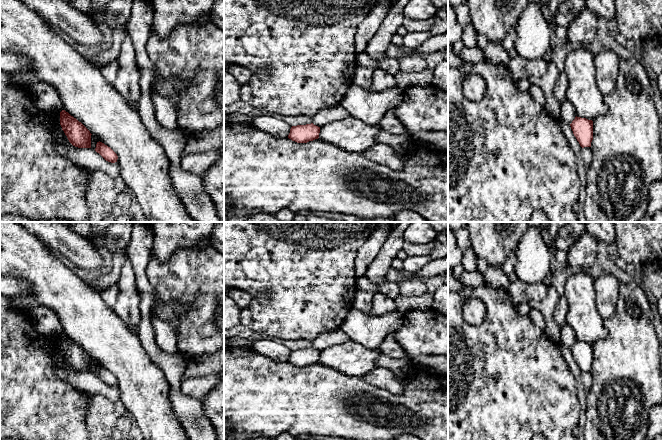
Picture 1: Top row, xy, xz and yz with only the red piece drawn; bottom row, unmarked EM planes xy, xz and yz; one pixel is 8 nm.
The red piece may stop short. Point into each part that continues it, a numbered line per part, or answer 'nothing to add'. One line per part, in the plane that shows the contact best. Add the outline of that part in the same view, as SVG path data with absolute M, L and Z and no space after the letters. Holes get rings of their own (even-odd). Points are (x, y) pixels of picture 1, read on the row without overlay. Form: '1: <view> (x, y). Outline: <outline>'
nothing to add

